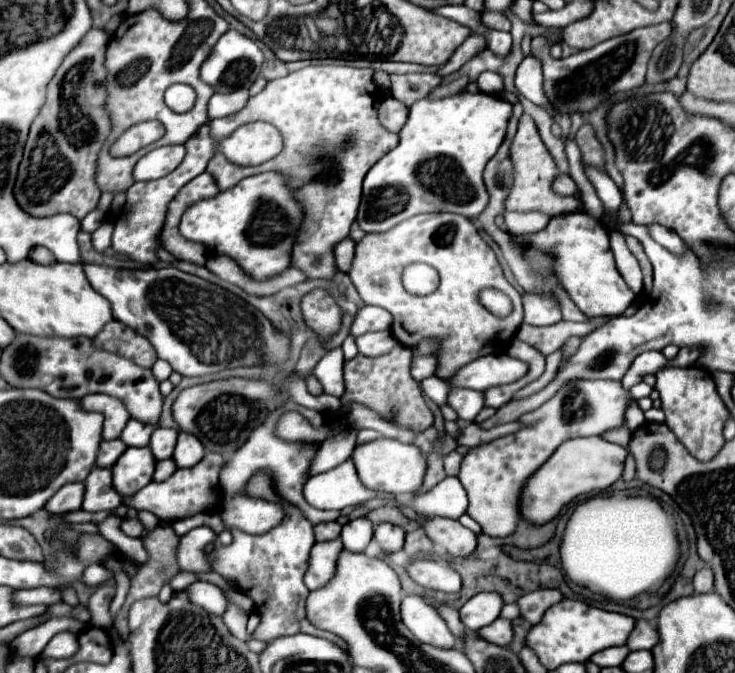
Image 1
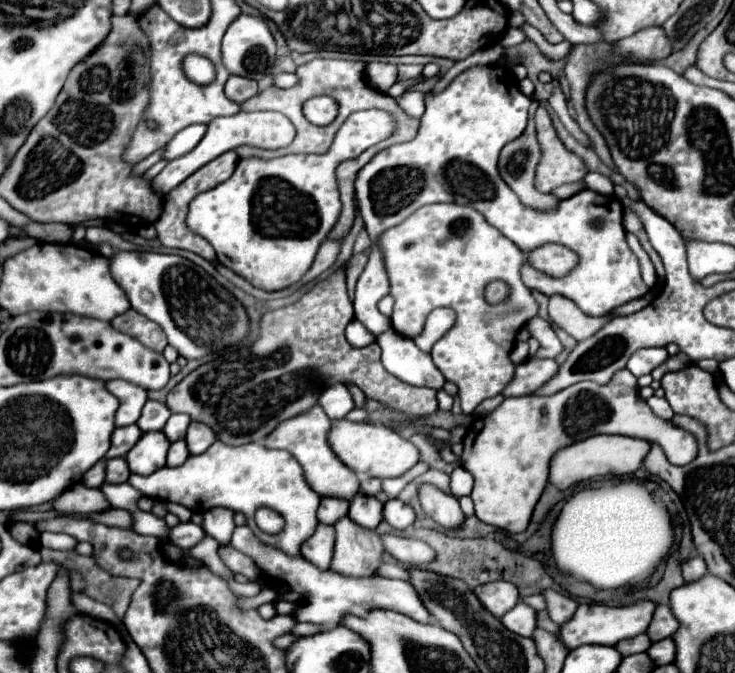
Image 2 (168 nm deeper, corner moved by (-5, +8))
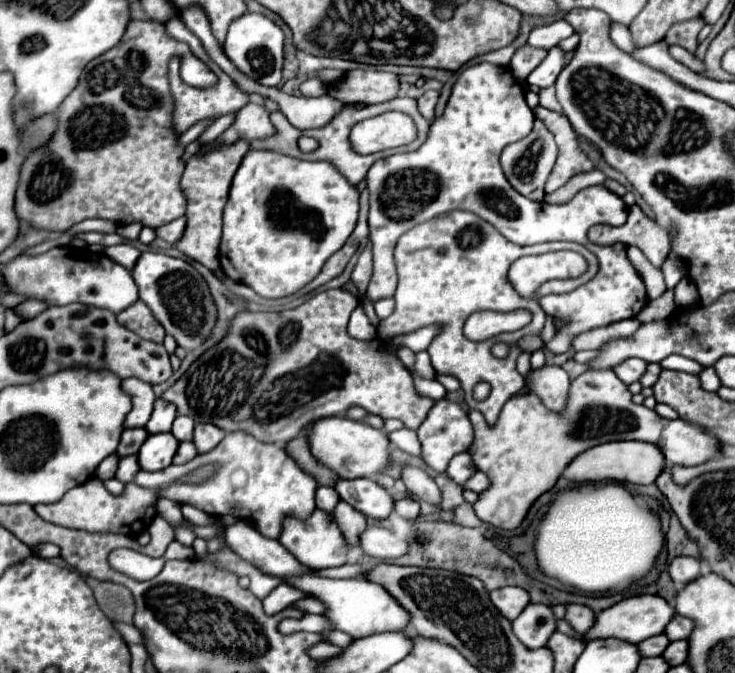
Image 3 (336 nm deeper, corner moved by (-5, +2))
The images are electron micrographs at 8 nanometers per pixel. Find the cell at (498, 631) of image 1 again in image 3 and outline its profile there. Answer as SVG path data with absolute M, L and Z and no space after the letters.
M529 604L515 620L513 634L519 642L531 650L547 646L547 640L557 630L557 618L553 608L545 604Z

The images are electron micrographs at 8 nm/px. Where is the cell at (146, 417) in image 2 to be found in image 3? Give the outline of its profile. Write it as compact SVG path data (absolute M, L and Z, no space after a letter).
M157 400L155 402L155 410L151 414L151 420L147 422L147 432L149 434L157 434L157 432L169 432L171 430L171 424L177 416L177 408L171 404L171 402L165 402L165 400Z

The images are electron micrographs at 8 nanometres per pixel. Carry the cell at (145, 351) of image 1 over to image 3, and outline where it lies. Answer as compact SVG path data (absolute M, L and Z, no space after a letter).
M137 300L127 310L117 314L117 322L123 324L125 328L129 328L131 332L139 334L145 340L163 342L163 338L165 338L163 326L157 322L157 318L153 318L153 312L141 300Z

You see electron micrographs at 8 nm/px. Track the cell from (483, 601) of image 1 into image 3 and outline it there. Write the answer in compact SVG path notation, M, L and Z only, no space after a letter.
M505 586L491 592L491 602L505 618L515 620L529 604L529 594L519 586Z

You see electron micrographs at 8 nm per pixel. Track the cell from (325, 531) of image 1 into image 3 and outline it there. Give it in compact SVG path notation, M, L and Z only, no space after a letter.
M331 486L317 488L317 508L325 510L325 512L333 512L337 502L339 502L339 494Z

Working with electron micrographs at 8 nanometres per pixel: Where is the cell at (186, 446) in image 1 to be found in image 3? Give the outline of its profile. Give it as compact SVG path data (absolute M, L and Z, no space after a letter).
M197 424L195 426L193 442L195 442L199 454L213 450L223 438L225 438L225 432L217 430L217 426L213 426L213 424Z

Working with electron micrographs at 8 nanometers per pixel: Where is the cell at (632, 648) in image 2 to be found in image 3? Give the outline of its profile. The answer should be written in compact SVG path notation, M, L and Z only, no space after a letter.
M659 634L659 636L647 638L645 642L639 642L637 646L639 646L641 656L661 656L665 648L669 646L669 638L665 634Z

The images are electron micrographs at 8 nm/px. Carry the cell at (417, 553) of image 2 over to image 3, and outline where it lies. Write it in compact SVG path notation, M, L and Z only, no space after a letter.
M367 526L359 538L363 554L377 558L399 558L407 552L407 542L399 540L391 530L381 526Z

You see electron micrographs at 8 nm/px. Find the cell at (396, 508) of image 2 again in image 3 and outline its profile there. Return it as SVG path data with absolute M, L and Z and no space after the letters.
M403 498L395 502L395 512L407 520L415 520L419 516L419 502L413 498Z

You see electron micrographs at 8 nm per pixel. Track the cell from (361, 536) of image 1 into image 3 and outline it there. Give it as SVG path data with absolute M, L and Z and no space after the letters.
M337 478L335 490L339 492L341 500L349 502L353 508L371 518L387 518L395 506L391 492L369 478L357 480Z

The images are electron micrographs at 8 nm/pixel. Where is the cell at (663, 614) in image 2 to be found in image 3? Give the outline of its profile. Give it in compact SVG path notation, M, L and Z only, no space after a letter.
M679 614L665 628L665 634L669 636L669 640L685 640L685 638L689 638L691 632L693 632L693 620L679 616Z

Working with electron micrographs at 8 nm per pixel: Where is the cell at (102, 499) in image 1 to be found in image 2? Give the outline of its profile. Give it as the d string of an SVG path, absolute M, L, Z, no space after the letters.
M113 458L105 462L105 482L107 484L123 484L129 478L129 468L125 458Z

